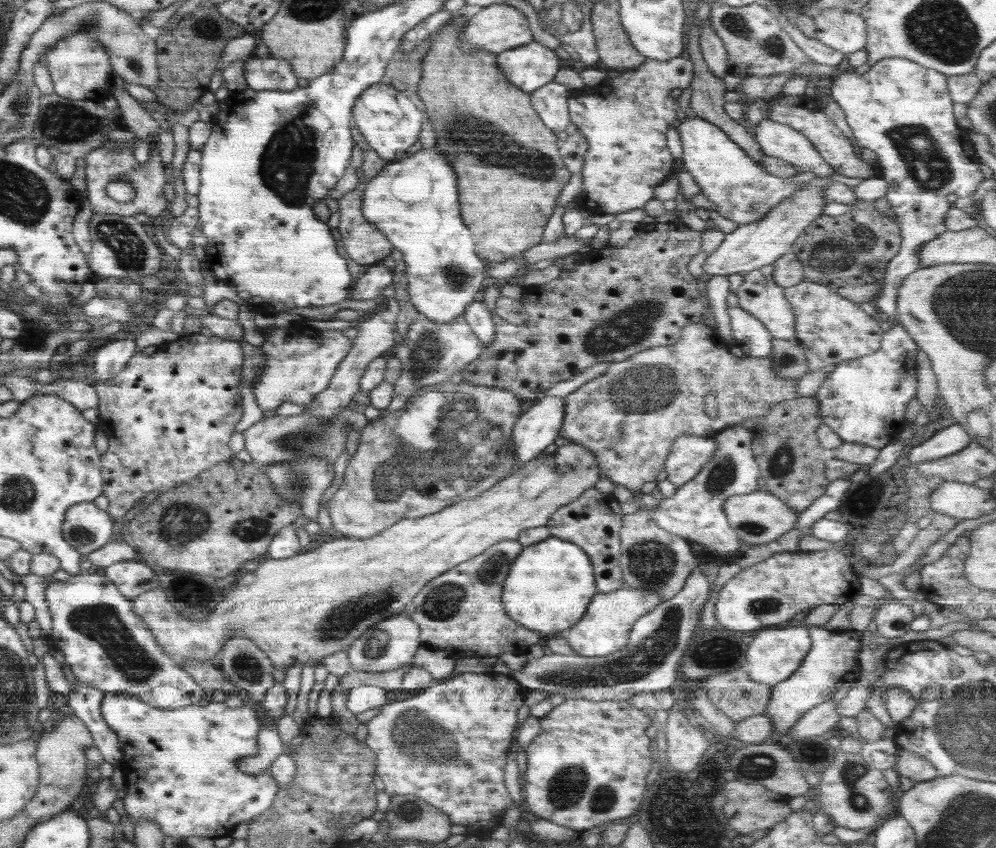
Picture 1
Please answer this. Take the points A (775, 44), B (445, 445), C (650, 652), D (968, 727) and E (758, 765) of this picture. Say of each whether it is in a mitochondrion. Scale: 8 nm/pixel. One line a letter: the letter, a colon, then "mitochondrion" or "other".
A: mitochondrion
B: mitochondrion
C: mitochondrion
D: mitochondrion
E: mitochondrion

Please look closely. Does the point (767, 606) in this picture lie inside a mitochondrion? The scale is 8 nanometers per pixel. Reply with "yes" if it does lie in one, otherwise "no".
yes

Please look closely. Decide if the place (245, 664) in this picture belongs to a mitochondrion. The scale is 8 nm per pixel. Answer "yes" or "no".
yes

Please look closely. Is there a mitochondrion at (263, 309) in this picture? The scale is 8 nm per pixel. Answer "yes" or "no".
no

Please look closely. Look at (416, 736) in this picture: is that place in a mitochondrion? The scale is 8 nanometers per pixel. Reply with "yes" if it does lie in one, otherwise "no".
yes

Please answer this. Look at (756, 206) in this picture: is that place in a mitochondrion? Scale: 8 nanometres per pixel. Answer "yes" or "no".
yes

